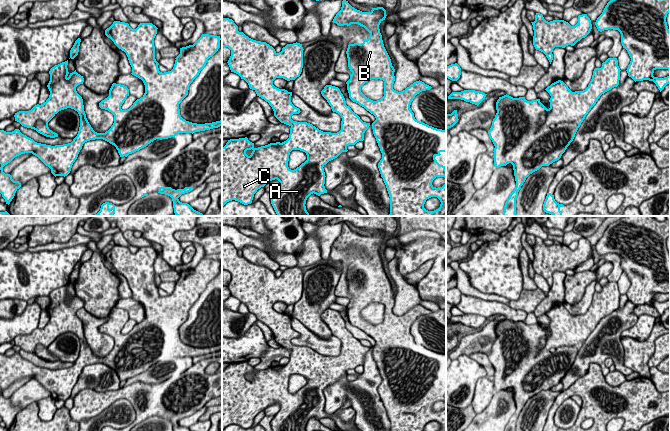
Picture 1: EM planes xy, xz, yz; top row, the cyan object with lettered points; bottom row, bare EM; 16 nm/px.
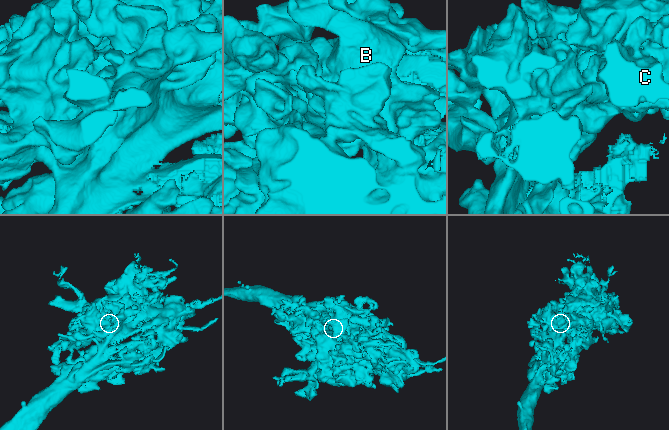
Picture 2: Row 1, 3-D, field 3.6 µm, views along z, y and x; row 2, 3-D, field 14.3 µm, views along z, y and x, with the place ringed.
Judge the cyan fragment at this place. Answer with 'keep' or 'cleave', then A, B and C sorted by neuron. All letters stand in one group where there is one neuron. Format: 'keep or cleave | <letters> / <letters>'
keep | A B C

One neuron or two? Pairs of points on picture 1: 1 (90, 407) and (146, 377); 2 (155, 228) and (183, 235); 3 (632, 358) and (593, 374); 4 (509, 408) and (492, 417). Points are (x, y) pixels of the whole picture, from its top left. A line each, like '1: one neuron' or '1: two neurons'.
1: two neurons
2: two neurons
3: two neurons
4: one neuron

